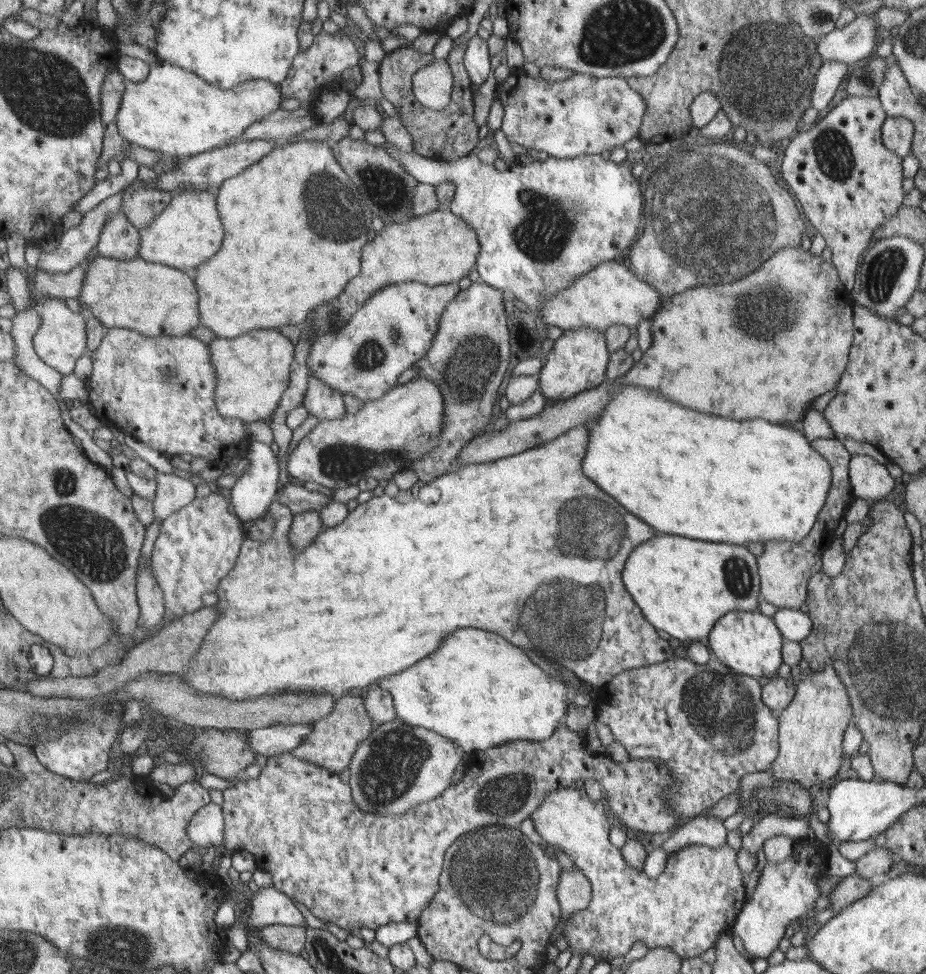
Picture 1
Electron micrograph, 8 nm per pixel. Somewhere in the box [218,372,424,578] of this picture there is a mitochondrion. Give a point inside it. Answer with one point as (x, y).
(344, 463)

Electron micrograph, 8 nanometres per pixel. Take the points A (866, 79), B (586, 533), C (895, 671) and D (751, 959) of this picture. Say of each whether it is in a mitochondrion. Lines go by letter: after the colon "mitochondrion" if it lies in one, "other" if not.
A: mitochondrion
B: mitochondrion
C: mitochondrion
D: other

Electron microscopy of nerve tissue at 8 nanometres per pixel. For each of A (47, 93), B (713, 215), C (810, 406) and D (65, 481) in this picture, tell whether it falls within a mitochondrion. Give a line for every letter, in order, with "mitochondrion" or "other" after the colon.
A: mitochondrion
B: mitochondrion
C: other
D: mitochondrion

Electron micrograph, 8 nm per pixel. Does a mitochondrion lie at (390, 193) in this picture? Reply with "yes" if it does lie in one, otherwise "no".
yes

